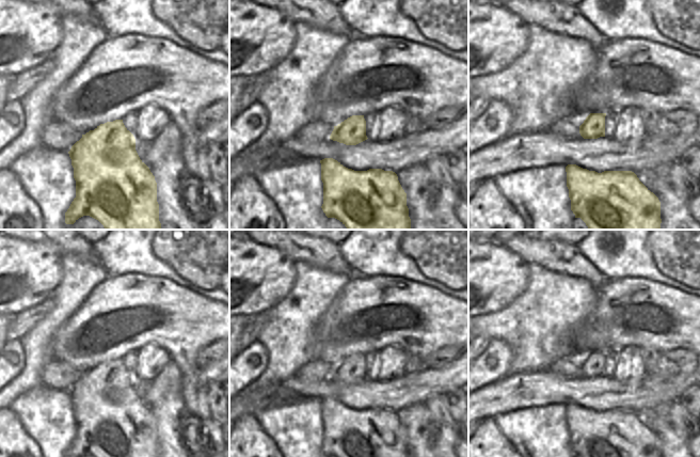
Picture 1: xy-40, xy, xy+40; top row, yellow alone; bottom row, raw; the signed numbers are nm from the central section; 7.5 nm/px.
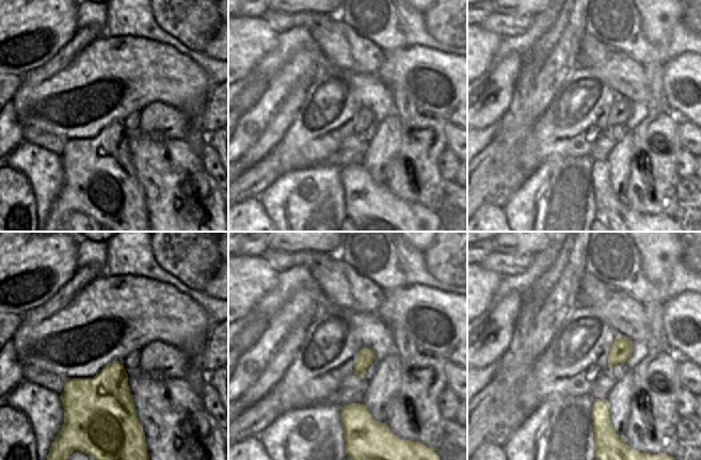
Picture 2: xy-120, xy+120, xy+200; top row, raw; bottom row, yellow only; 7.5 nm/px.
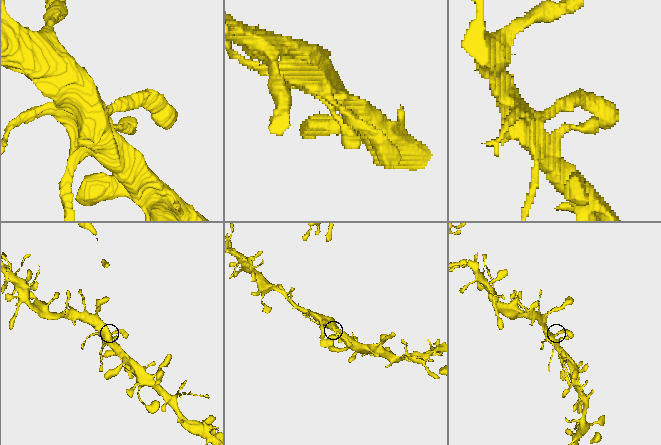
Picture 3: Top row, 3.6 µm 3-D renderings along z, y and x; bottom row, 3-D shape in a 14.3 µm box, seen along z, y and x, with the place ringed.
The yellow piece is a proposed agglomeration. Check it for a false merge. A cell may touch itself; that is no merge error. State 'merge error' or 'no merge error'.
no merge error

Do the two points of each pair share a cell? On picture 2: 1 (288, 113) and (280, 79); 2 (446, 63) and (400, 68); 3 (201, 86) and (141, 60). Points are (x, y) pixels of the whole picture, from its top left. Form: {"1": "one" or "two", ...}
{"1": "two", "2": "one", "3": "one"}

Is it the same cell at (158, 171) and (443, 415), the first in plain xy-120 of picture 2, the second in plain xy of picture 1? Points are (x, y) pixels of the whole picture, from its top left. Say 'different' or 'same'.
different

